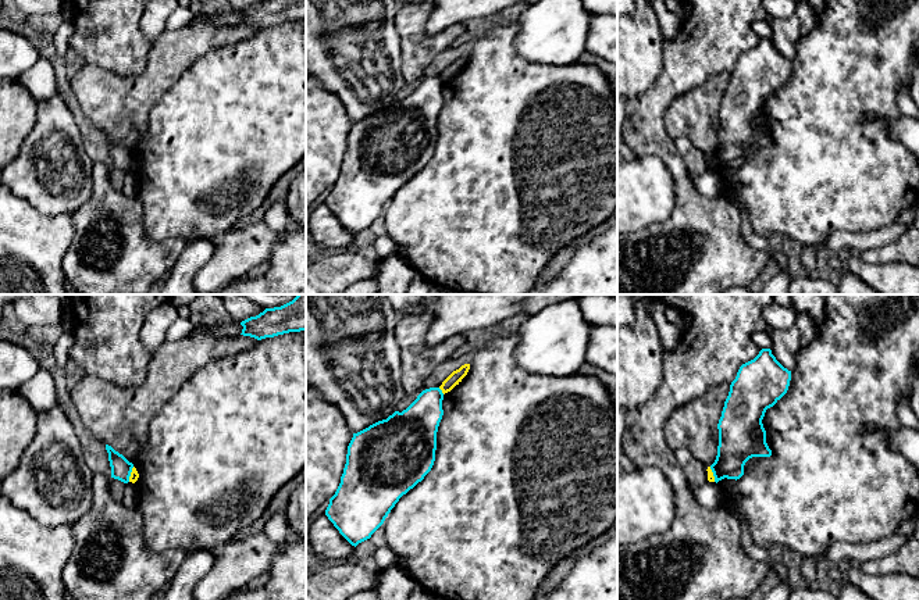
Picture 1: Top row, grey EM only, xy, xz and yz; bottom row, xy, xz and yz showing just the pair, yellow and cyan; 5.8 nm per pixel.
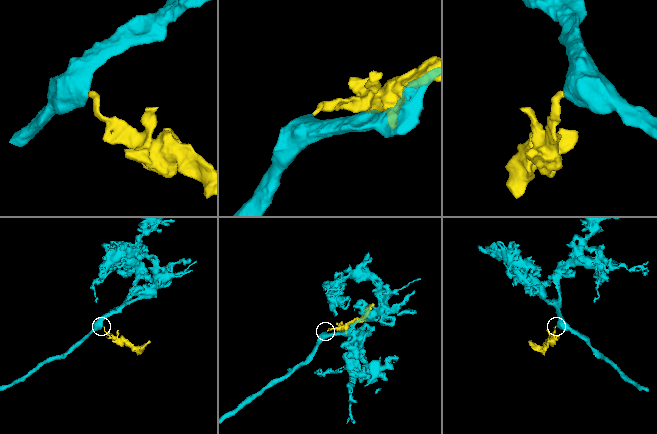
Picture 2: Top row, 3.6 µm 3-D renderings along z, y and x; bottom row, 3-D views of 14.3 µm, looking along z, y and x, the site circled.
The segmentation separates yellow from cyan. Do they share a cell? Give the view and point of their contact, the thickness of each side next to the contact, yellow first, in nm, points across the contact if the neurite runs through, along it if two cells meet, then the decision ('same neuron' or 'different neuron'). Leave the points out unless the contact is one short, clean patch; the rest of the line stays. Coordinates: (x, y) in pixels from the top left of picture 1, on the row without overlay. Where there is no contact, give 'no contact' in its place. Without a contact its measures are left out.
contact xz (441, 78); calibres 70 and 240 nm; border xz (438, 77), (444, 82); different neuron

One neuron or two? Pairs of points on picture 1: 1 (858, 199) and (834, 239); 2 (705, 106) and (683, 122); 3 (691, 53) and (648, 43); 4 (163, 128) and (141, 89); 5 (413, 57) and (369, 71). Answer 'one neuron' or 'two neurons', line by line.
1: two neurons
2: one neuron
3: two neurons
4: two neurons
5: two neurons

